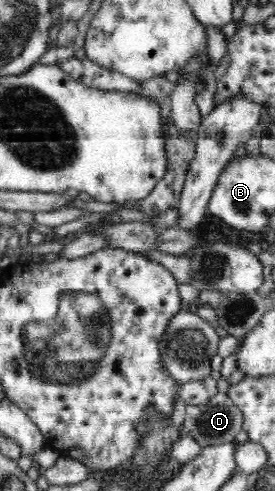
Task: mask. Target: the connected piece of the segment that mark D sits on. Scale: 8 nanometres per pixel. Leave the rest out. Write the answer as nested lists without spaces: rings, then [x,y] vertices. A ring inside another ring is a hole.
[[[216,393],[206,405],[188,405],[182,433],[193,437],[203,448],[235,442],[242,431],[244,416],[228,394]]]

